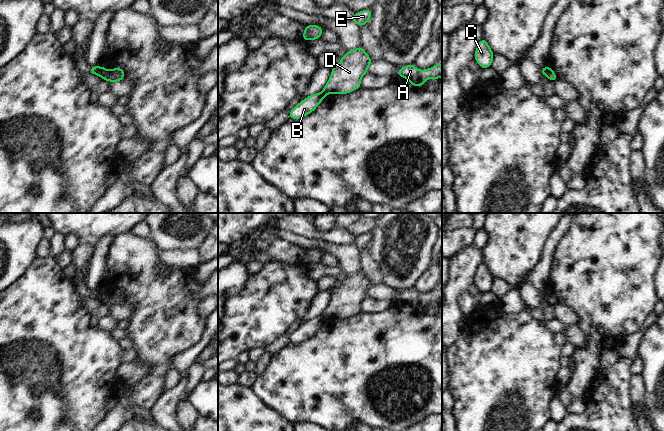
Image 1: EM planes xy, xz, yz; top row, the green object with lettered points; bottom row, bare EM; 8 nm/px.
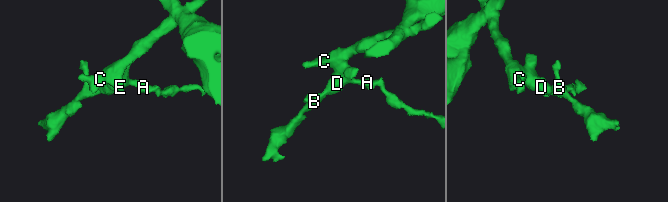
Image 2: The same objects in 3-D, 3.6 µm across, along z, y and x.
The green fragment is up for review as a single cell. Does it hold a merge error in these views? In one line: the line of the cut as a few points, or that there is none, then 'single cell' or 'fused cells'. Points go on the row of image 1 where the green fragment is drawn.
cut in xy along (100, 67), (98, 75); fused cells

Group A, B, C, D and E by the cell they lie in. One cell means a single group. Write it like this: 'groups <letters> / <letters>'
groups A C D E / B

